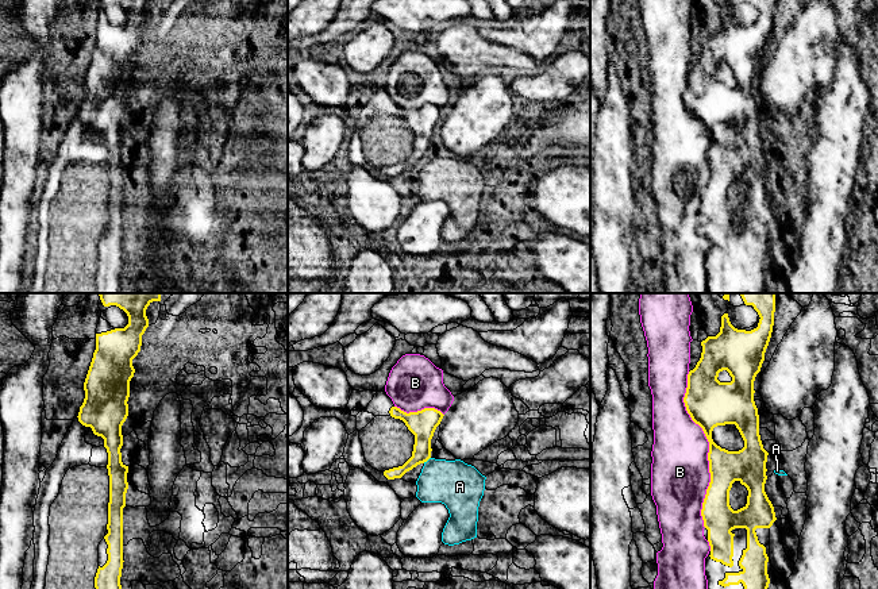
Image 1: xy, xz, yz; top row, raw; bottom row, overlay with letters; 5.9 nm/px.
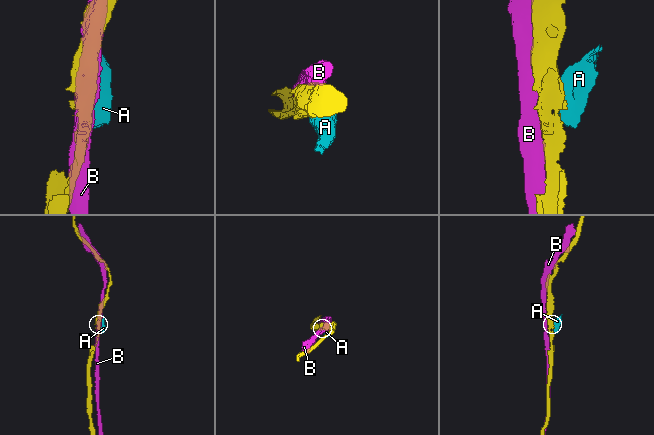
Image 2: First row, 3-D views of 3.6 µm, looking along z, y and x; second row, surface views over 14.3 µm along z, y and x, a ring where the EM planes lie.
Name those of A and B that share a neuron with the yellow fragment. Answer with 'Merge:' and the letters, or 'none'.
Merge: none

